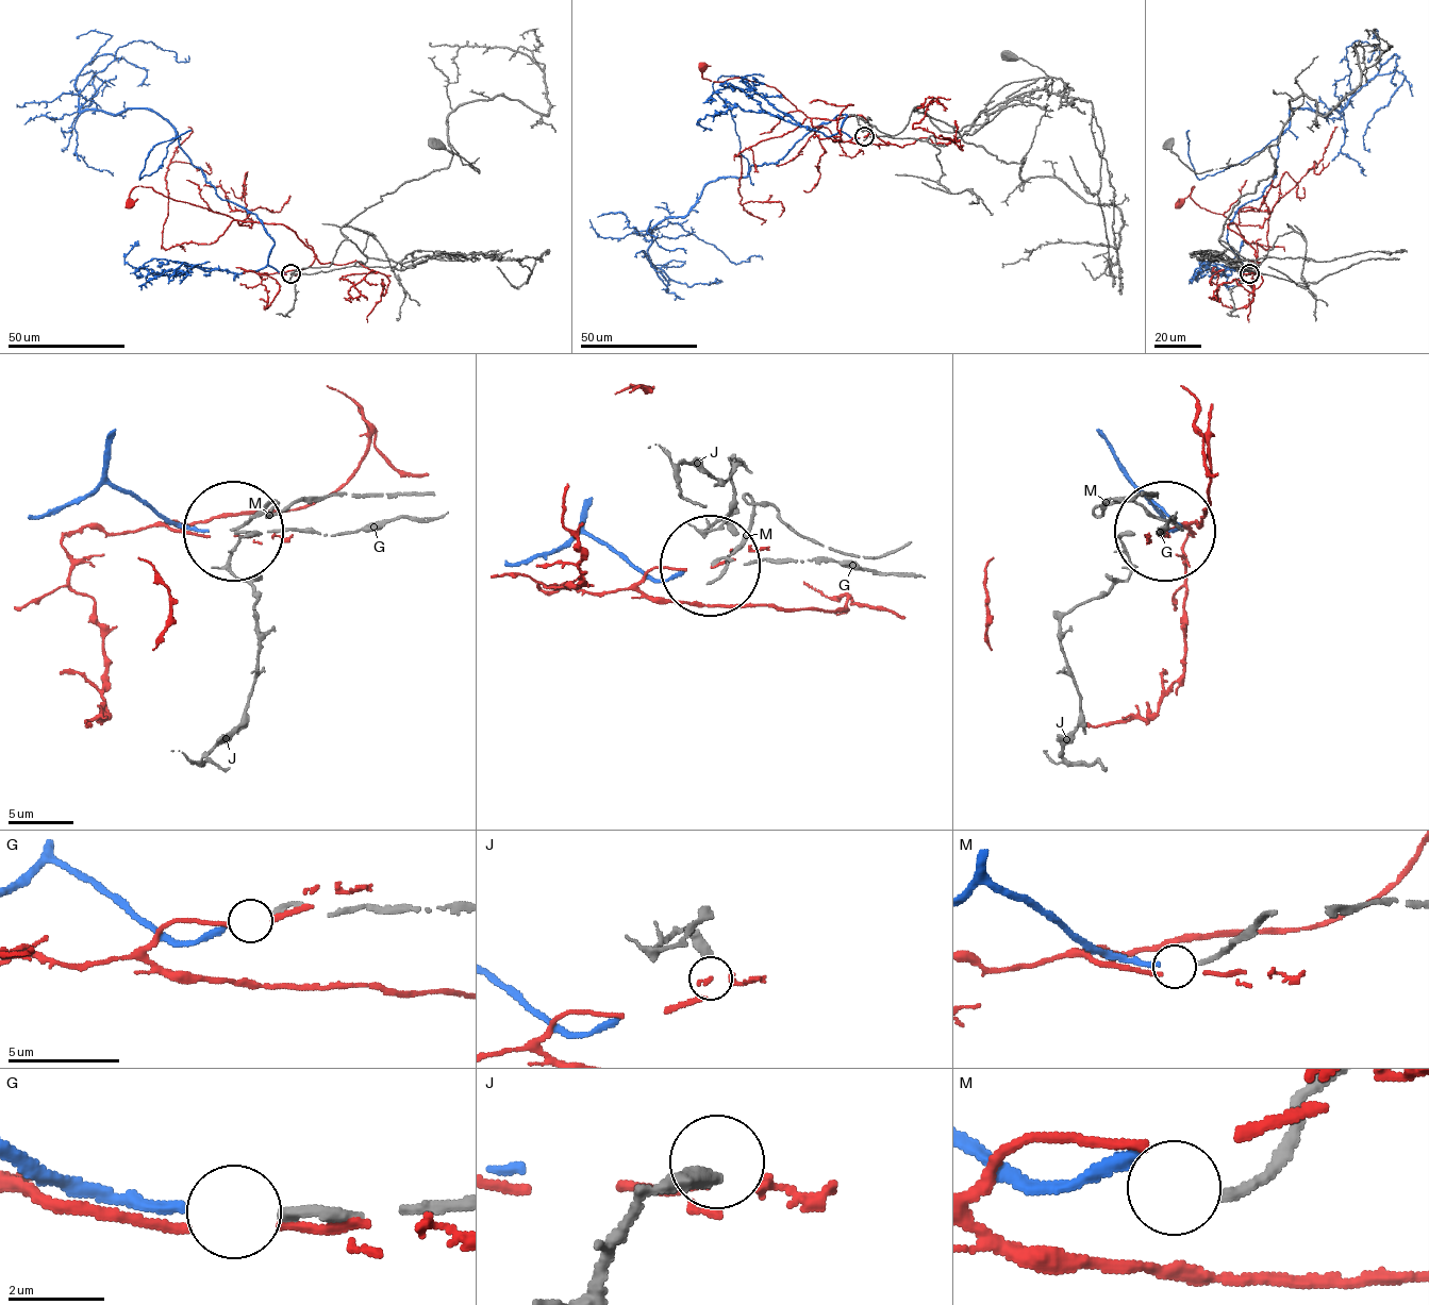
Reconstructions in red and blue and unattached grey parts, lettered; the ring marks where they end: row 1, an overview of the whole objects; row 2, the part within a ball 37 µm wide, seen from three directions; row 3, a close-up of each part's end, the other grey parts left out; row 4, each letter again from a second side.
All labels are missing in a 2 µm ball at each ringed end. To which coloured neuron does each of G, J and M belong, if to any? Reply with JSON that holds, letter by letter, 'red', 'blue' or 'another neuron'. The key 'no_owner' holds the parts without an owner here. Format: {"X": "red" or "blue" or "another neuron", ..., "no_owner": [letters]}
{"G": "blue", "J": "red", "M": "another neuron", "no_owner": ["M"]}

